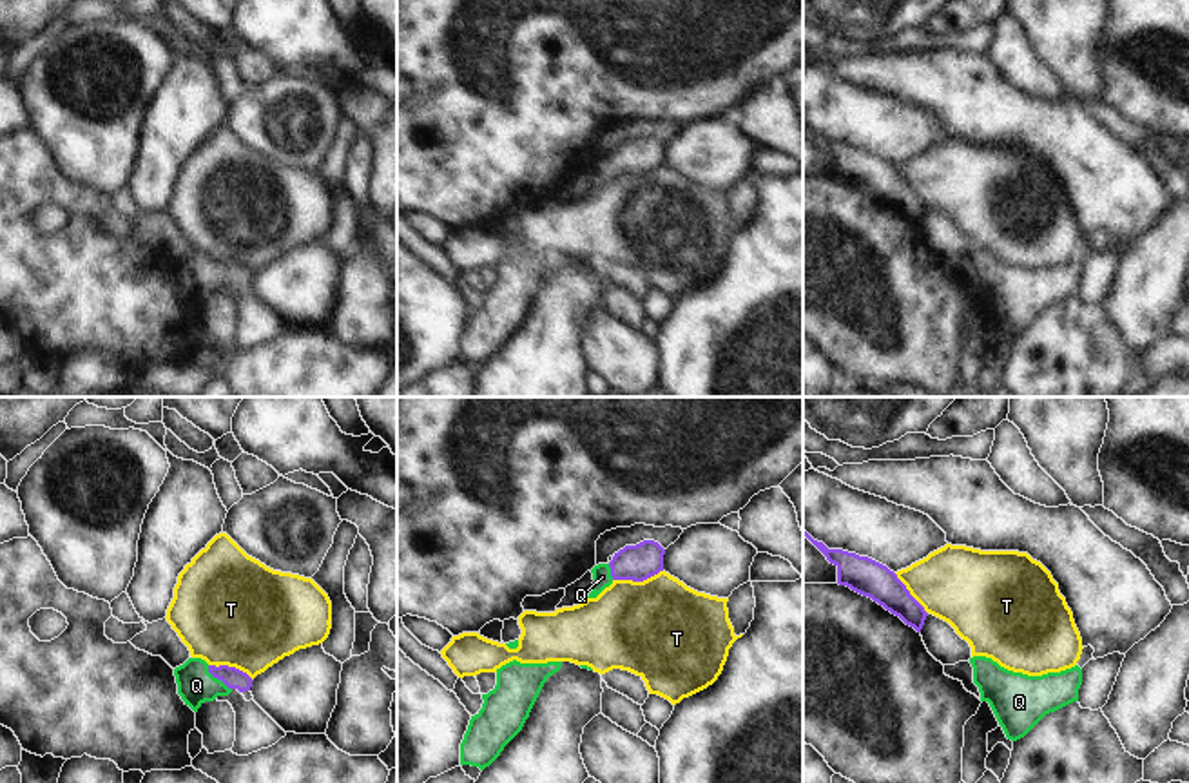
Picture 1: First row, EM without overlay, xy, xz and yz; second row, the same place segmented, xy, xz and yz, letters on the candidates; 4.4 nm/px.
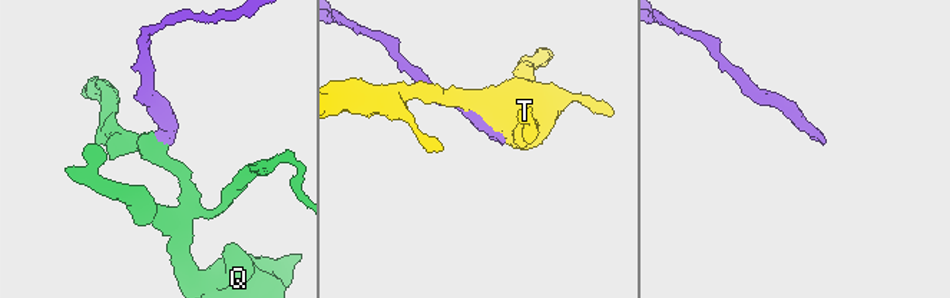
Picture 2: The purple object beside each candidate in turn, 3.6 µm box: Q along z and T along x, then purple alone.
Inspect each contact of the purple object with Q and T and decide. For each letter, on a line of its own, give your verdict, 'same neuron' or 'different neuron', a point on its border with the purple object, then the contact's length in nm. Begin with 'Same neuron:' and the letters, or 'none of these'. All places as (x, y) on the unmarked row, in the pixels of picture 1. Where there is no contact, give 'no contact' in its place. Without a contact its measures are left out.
Same neuron: Q
Q: same neuron | xy (218, 272) | 160 nm
T: different neuron | xz (637, 174) | 220 nm

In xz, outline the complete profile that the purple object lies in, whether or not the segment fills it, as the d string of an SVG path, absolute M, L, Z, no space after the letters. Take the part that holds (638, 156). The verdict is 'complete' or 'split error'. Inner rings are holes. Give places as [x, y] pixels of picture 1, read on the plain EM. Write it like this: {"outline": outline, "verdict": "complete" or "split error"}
{"outline": "M643 134L636 140L625 140L614 147L609 158L598 158L591 163L593 185L587 192L596 192L614 174L643 176L663 165L665 143L654 134Z", "verdict": "split error"}

